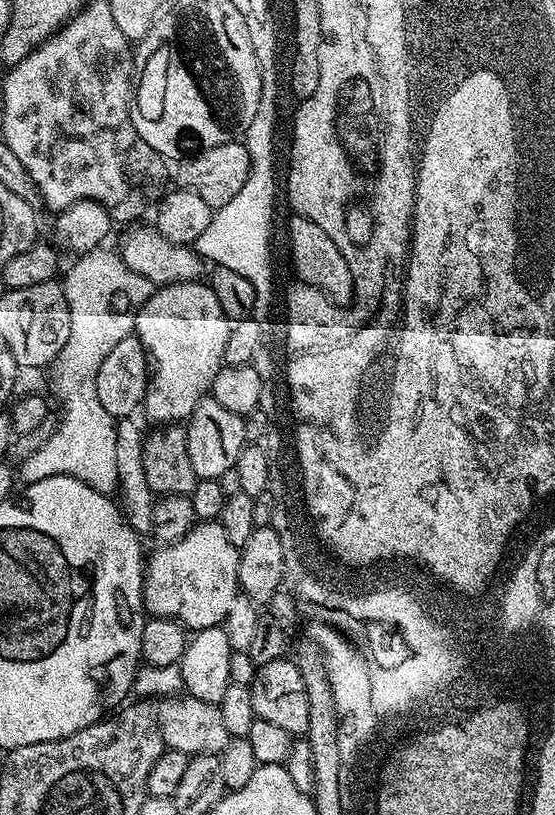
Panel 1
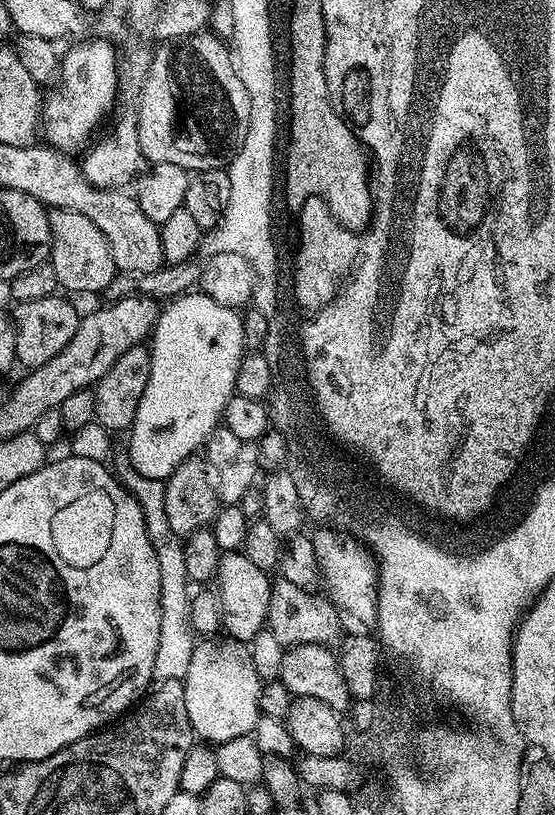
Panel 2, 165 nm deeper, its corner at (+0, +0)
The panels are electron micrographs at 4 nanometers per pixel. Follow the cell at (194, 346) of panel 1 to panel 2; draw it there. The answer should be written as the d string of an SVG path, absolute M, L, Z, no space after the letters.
M189 290L159 309L150 337L150 382L146 382L146 394L142 394L142 402L138 402L138 414L134 414L134 422L126 436L126 455L138 474L165 481L186 458L197 455L207 445L212 431L221 423L224 407L236 391L238 366L246 355L243 320L237 309L218 306L214 298L200 290Z

